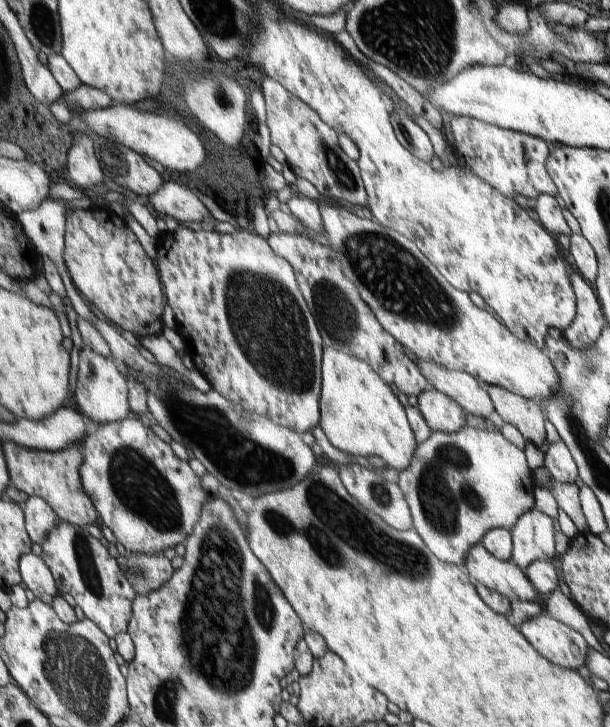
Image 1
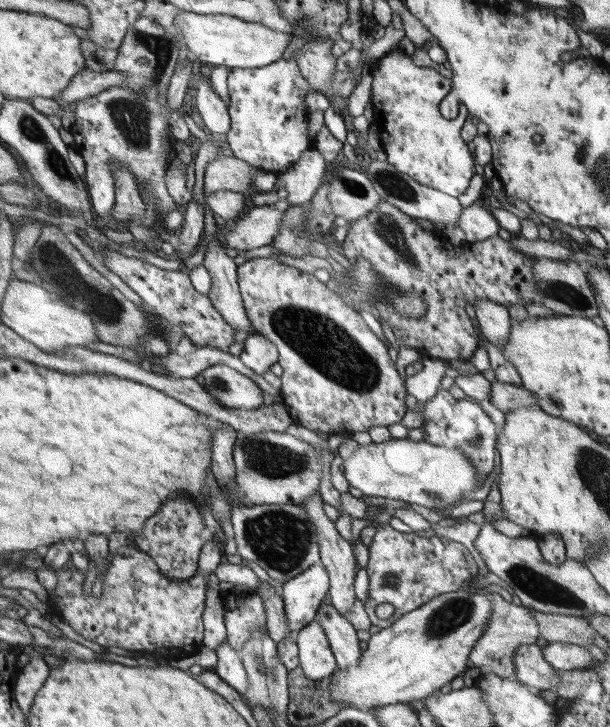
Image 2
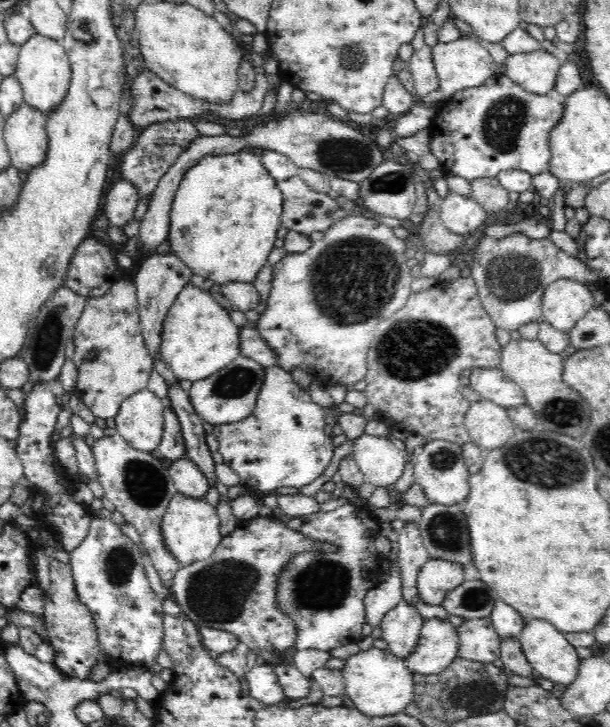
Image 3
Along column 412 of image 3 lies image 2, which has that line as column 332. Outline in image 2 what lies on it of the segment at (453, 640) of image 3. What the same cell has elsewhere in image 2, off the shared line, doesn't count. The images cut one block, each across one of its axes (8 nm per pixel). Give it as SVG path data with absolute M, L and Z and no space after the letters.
M311 622L299 632L297 636L297 648L299 648L299 670L309 680L327 680L335 668L337 660L331 650L329 638L319 622Z

